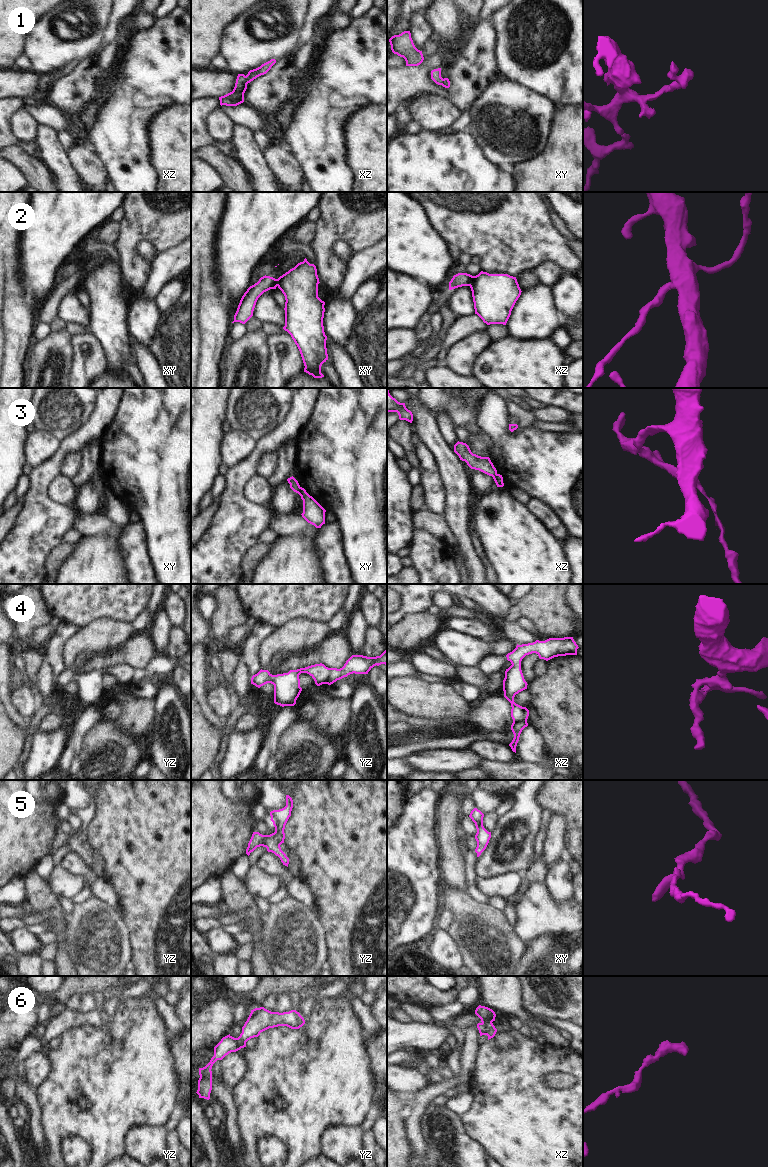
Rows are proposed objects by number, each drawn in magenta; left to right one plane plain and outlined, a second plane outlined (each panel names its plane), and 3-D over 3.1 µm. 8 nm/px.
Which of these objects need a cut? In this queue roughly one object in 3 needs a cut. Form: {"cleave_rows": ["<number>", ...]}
{"cleave_rows": ["2", "3"]}

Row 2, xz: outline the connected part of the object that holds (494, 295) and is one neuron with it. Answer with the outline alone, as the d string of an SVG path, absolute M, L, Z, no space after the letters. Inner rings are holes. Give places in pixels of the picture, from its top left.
M483 271L473 276L470 288L475 314L487 325L506 325L522 292L516 277Z

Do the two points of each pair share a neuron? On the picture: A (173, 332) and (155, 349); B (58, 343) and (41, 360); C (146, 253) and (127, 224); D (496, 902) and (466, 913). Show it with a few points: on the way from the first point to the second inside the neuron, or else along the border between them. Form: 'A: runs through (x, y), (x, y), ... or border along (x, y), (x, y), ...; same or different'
A: runs through (169, 336), (159, 346); same
B: runs through (54, 347), (45, 356); same
C: border along (142, 240), (137, 246), (137, 251), (150, 262); different
D: border along (487, 904), (502, 912); different

